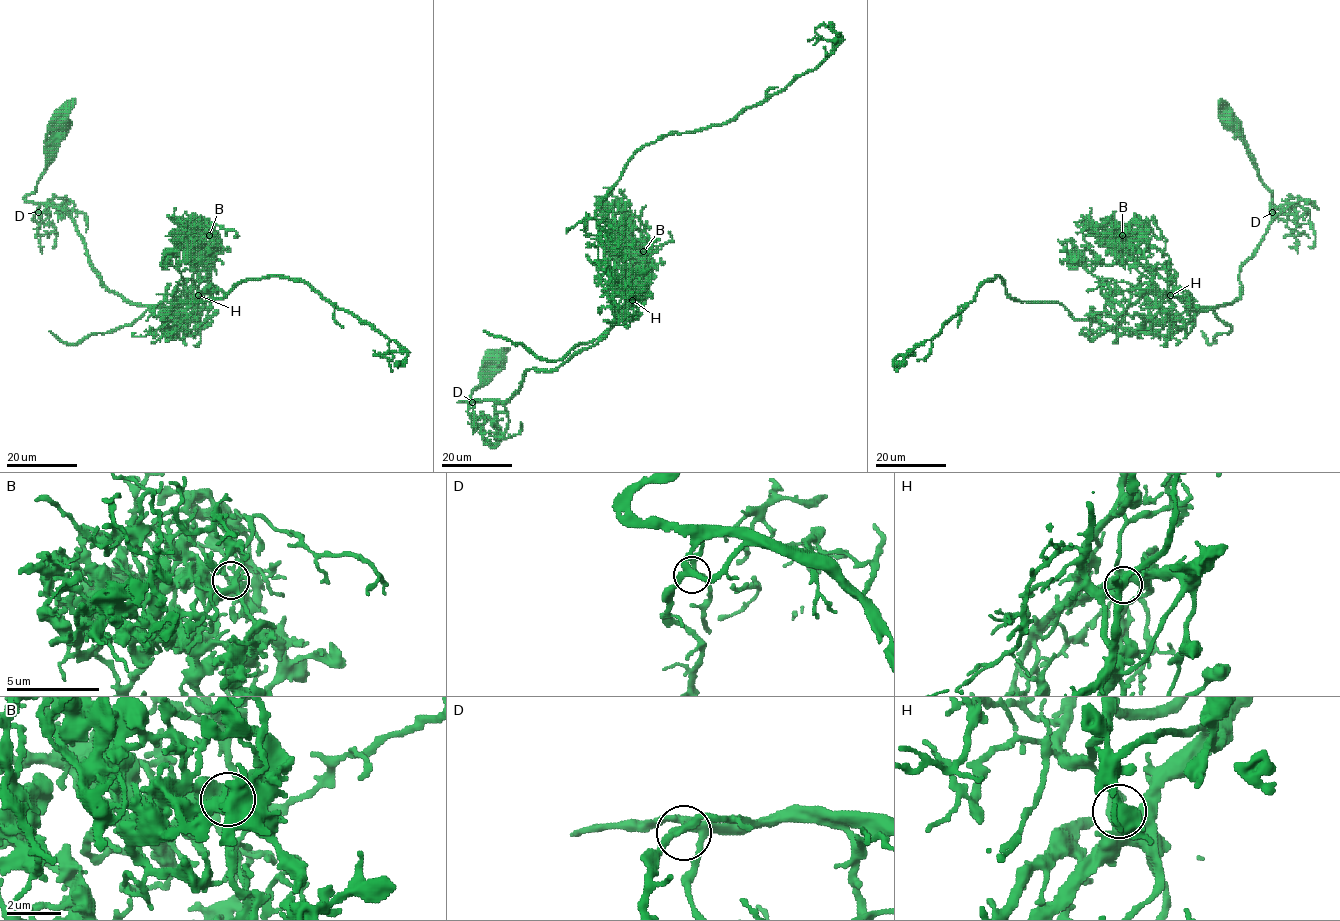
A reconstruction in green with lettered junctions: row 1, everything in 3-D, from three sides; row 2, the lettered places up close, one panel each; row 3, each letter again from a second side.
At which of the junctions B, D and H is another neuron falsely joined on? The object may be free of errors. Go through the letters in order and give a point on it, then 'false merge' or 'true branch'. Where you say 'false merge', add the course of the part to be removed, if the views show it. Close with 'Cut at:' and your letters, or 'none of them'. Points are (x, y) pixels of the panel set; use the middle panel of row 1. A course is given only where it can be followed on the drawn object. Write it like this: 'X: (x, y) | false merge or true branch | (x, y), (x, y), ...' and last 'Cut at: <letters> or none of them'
B: (643, 251) | true branch
D: (472, 402) | true branch
H: (632, 300) | false merge | (633, 300), (633, 304), (598, 338), (579, 343), (556, 360), (537, 358), (520, 344), (490, 336), (484, 331)
Cut at: H

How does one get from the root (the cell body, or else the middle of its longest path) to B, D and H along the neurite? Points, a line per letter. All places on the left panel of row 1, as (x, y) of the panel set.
B: (59, 119), (26, 199), (70, 218), (107, 289), (139, 305), (178, 308), (207, 265), (209, 235)
D: (59, 119), (48, 133), (46, 168), (36, 189), (26, 197), (38, 205), (38, 212)
H: (59, 119), (26, 199), (70, 218), (100, 283), (125, 301), (178, 308), (198, 295)

